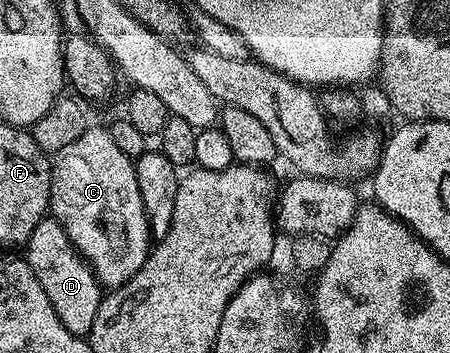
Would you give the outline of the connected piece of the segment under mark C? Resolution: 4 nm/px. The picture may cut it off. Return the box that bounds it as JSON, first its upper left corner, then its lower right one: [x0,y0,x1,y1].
[48,127,150,286]

